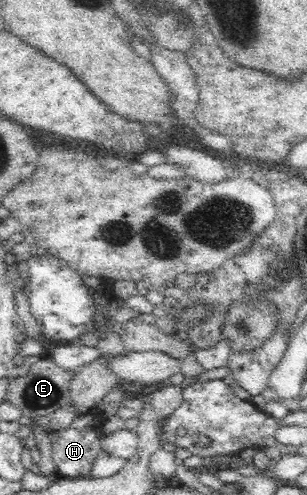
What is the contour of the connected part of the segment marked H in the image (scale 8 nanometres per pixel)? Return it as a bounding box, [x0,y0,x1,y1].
[50,410,106,477]

